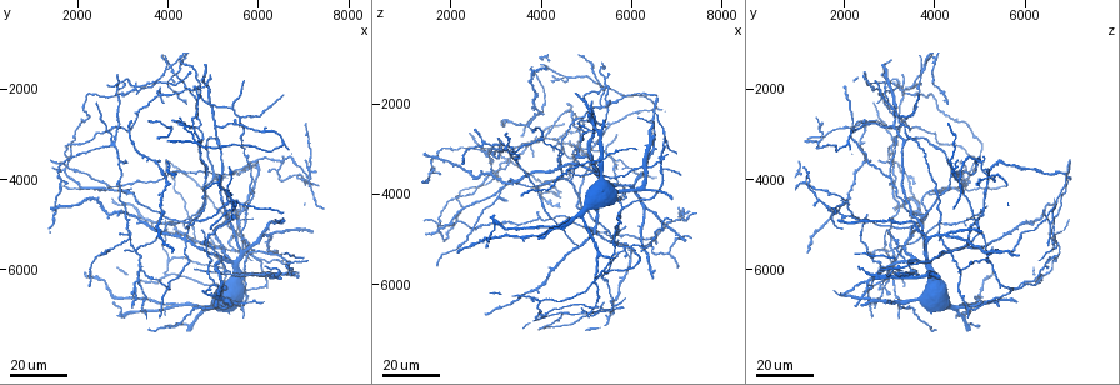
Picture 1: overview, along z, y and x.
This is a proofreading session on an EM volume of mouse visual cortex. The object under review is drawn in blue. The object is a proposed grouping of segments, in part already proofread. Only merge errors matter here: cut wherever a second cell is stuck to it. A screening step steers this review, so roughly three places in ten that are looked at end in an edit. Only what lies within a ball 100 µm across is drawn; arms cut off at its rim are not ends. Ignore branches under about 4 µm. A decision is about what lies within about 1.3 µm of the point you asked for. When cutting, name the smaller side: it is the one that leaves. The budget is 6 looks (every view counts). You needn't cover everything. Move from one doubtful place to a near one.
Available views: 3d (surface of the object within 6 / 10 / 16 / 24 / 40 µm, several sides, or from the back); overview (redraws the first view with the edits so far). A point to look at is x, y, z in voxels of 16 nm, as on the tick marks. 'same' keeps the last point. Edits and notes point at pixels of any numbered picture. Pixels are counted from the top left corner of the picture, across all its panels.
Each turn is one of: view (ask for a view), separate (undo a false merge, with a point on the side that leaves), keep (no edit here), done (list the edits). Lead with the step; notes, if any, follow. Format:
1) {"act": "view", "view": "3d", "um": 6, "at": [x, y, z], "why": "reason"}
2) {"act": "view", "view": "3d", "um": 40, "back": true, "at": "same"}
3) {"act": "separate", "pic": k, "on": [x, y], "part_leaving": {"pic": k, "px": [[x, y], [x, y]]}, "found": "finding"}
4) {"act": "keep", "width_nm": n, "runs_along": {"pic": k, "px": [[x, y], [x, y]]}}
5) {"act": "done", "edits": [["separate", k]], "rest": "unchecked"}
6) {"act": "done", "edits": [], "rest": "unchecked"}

{"act": "view", "view": "3d", "um": 24, "at": [6850, 3950, 5300], "why": "branch point"}

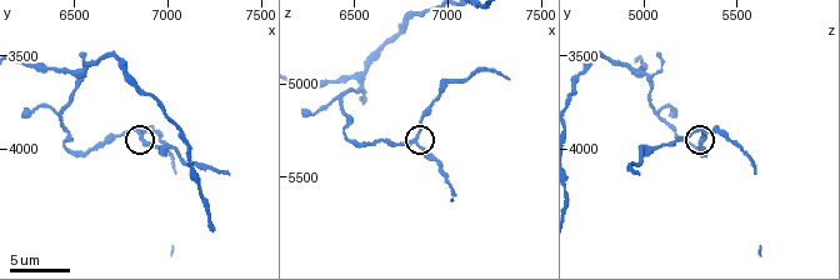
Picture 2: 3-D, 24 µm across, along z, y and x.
{"act": "view", "view": "3d", "um": 6, "at": "same", "why": "zoom in"}

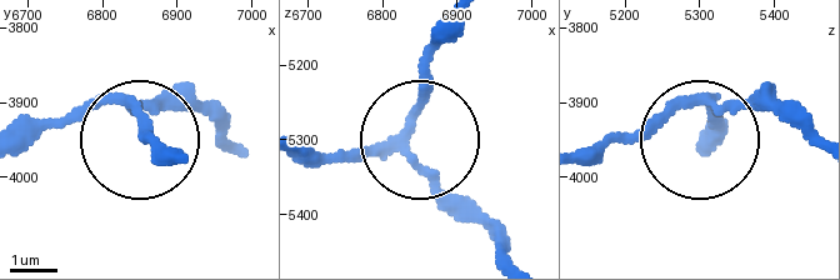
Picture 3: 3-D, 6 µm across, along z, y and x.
{"act": "view", "view": "3d", "um": 6, "back": true, "at": [6835, 3900, 5315]}

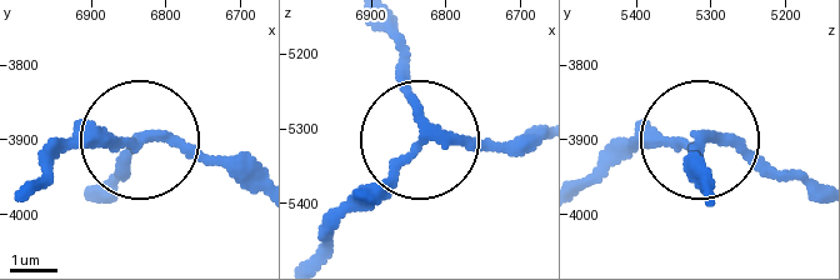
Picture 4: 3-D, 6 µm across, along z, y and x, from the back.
{"act": "keep", "arms": 3, "found": "continuous, no second cell"}

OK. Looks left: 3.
{"act": "view", "view": "3d", "um": 16, "at": [6000, 5750, 5200], "why": "three-way junction"}

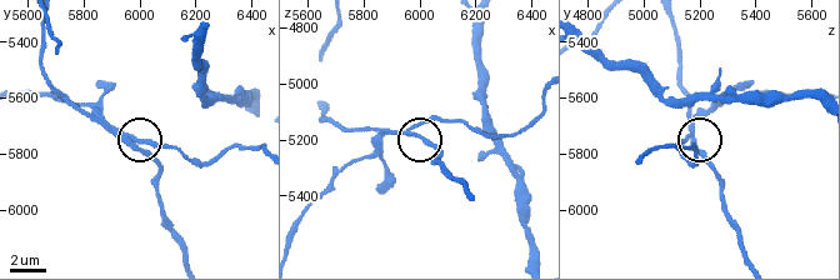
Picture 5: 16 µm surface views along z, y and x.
{"act": "view", "view": "3d", "um": 6, "at": [5970, 5750, 5160]}

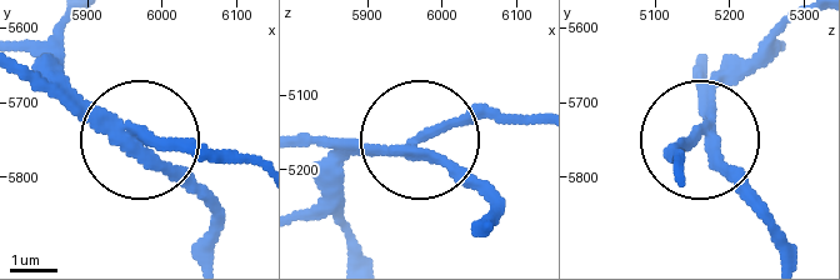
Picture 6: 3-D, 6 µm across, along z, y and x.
{"act": "separate", "pic": 6, "on": [341, 199], "width_nm": 220, "found": "a second cell is stuck on"}

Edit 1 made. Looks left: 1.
{"act": "done", "edits": [["separate", 6]], "rest": "unchecked"}

